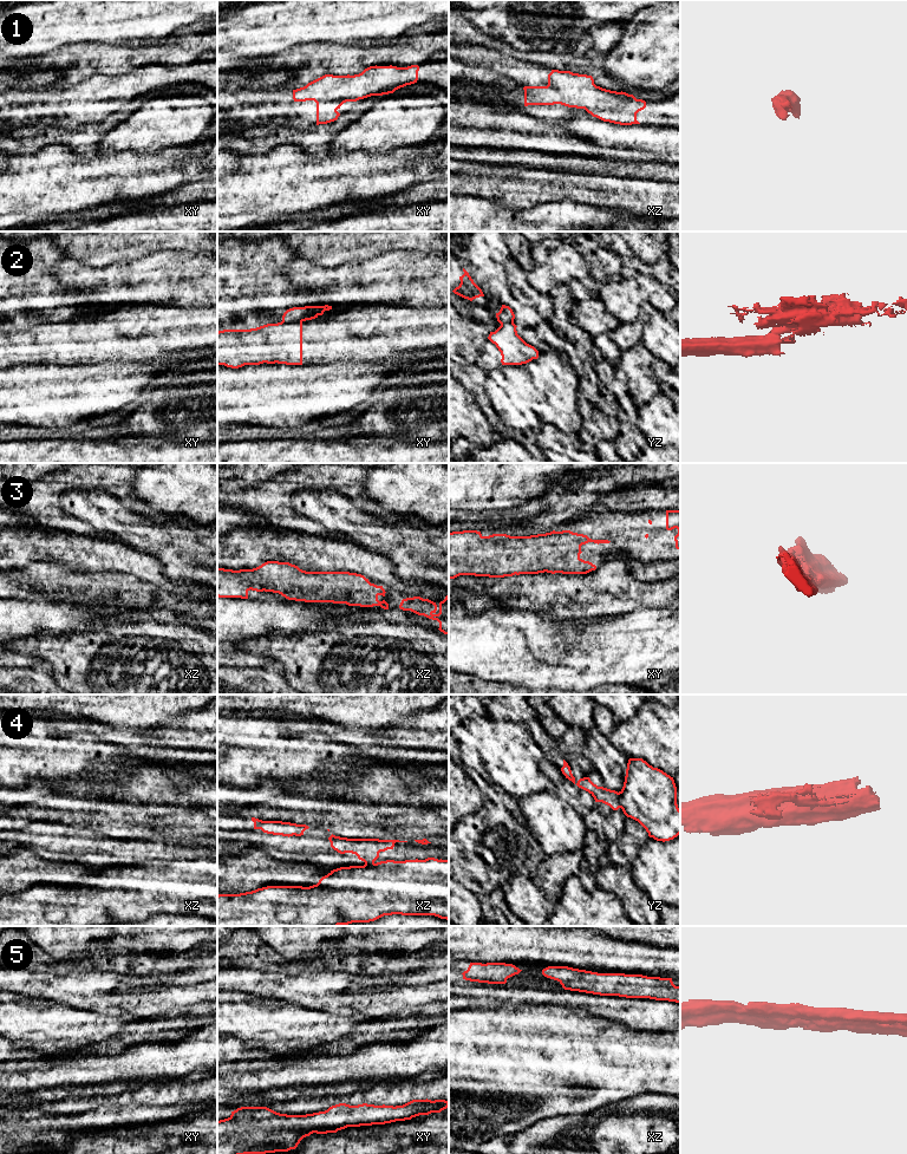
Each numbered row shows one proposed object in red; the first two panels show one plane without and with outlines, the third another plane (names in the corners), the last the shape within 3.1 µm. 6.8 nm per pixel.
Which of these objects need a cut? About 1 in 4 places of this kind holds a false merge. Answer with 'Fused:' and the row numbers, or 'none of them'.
Fused: 2, 4

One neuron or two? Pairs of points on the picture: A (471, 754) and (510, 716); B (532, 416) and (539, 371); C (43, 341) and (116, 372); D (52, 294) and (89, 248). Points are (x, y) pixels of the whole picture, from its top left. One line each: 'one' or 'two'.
A: two
B: one
C: two
D: two

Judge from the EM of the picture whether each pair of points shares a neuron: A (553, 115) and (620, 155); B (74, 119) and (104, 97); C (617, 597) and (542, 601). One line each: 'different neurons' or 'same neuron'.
A: different neurons
B: same neuron
C: same neuron

